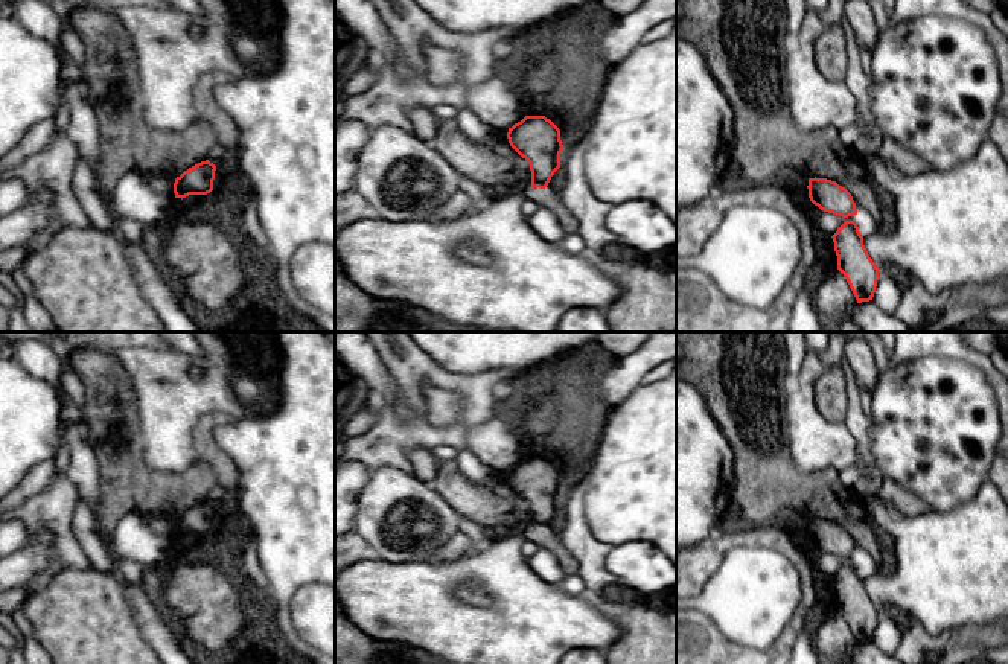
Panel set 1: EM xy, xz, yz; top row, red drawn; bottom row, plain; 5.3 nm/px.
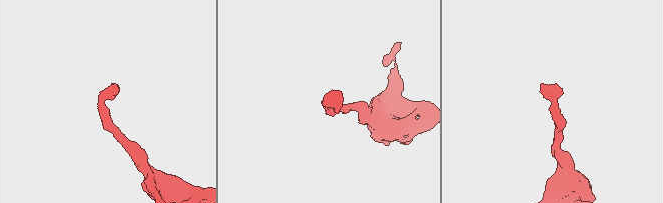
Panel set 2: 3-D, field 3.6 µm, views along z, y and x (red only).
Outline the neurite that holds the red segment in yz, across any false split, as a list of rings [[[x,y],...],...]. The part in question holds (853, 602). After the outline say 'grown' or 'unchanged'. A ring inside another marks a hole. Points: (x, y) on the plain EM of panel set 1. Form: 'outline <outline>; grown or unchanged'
outline [[[845,562],[831,579],[837,611],[845,617],[857,644],[872,641],[880,609],[869,599],[856,562]]]; unchanged

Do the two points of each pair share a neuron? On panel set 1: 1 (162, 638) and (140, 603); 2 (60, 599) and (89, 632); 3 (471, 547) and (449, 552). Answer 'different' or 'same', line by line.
1: same
2: same
3: same

